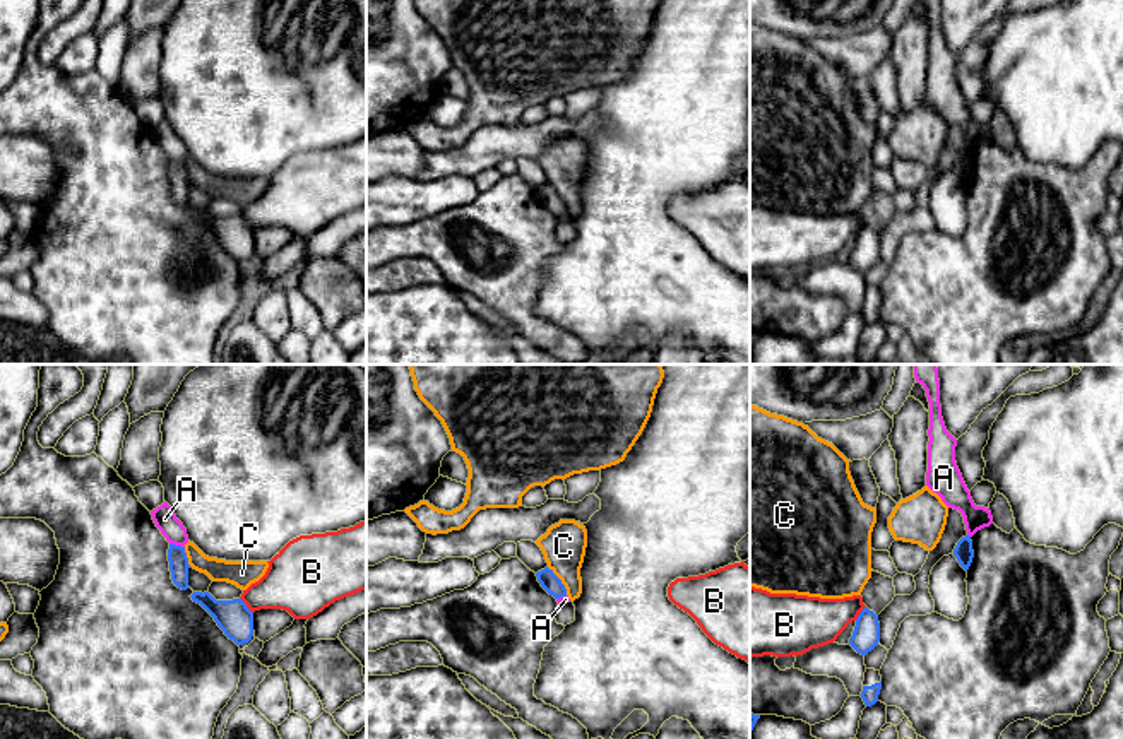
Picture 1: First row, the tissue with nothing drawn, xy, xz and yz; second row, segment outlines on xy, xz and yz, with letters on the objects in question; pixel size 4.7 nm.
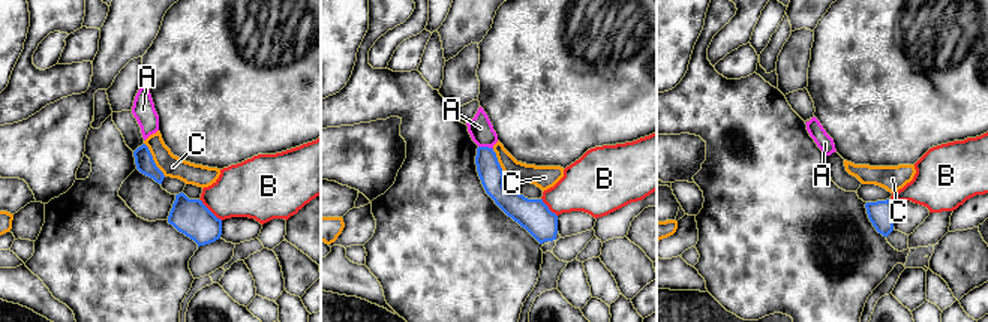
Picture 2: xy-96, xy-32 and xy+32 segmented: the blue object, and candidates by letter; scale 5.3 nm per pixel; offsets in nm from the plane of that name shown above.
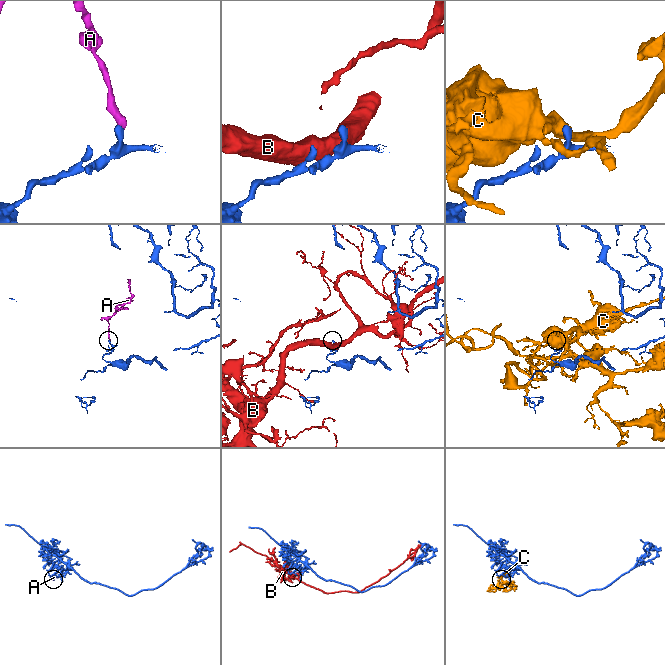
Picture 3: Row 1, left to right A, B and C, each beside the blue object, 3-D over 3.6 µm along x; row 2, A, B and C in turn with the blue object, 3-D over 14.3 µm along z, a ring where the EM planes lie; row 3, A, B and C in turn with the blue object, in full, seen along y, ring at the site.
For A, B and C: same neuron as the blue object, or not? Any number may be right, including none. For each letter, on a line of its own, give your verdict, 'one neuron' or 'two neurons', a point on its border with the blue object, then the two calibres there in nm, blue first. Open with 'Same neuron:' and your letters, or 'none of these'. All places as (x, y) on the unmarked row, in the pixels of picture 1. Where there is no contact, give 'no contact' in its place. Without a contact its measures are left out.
Same neuron: none of these
A: two neurons | xy (177, 163) | 100/100 nm
B: two neurons | xy (245, 223) | 160/260 nm
C: two neurons | xz (560, 197) | 90/200 nm

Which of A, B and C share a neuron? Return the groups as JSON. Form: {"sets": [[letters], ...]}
{"sets": [["A"], ["B"], ["C"]]}

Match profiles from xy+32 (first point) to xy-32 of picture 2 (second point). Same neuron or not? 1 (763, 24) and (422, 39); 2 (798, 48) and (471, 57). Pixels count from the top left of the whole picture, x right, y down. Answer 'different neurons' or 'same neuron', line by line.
1: different neurons
2: same neuron

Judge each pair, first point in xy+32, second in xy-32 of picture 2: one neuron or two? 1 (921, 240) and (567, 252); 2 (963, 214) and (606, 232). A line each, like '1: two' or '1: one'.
1: one
2: one

